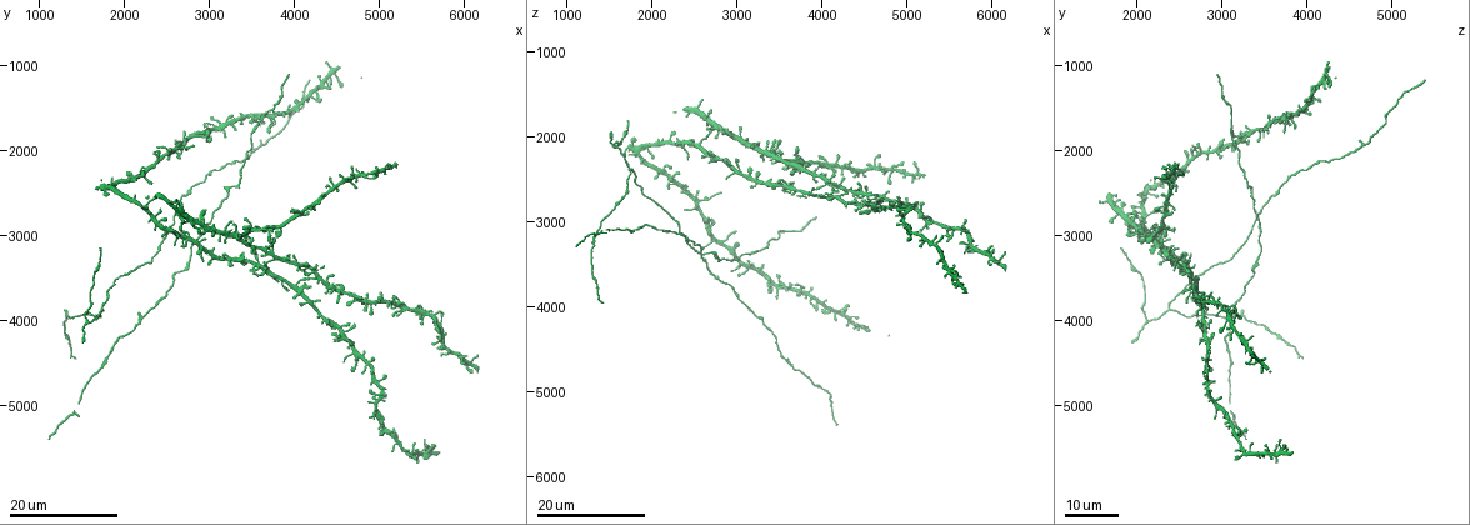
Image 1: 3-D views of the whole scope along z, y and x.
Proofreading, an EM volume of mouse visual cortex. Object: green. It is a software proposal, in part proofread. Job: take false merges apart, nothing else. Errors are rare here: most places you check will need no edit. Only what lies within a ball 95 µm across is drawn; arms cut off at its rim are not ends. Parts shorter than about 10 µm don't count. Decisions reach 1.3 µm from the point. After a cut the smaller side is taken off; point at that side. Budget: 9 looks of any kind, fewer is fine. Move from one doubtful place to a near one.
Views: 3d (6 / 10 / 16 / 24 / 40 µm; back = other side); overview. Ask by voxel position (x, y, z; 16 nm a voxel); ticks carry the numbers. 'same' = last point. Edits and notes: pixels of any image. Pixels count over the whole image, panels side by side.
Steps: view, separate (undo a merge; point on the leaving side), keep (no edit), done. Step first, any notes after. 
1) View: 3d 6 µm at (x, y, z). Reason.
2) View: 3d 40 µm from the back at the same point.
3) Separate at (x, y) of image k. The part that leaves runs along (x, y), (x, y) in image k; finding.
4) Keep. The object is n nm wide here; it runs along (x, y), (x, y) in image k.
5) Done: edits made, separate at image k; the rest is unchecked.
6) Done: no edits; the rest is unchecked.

View: 3d 16 µm at (3700, 3150, 2300). Thin arm on a thick one.

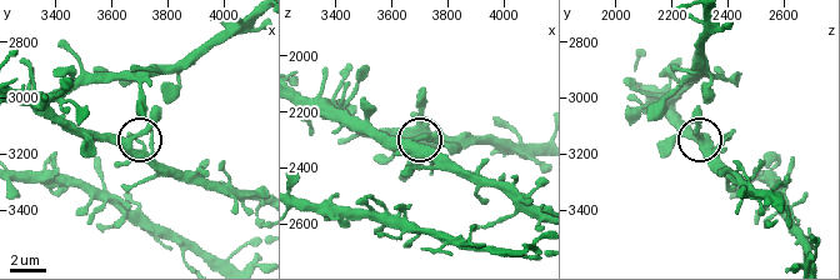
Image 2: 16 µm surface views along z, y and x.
View: 3d 6 µm at (3670, 3150, 2300).

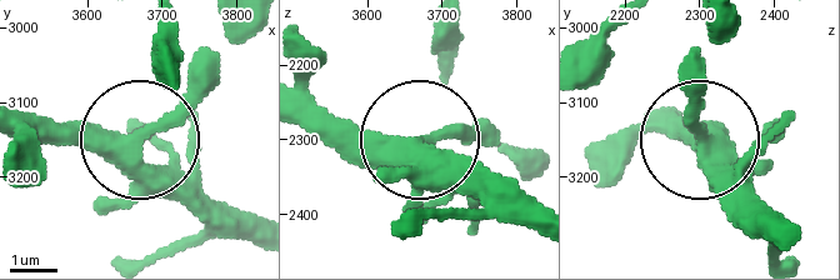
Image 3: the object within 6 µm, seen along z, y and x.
Keep. 3 arms meet here; it runs along (793, 231), (696, 128), (689, 60) in image 3; continuous, no second neuron.

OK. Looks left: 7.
View: 3d 16 µm at (2750, 3400, 3350).

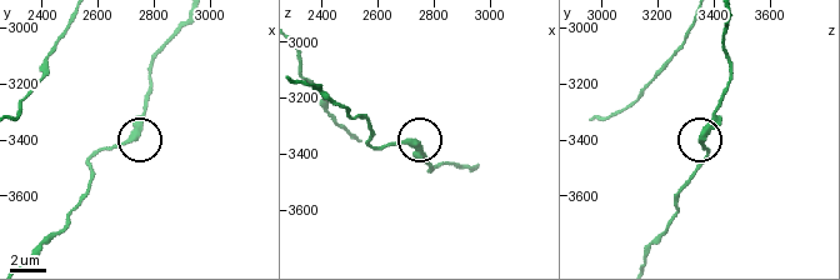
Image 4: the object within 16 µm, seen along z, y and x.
View: 3d 6 µm at (2720, 3390, 3360).

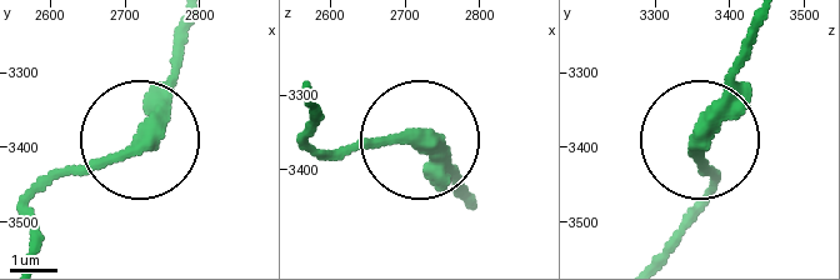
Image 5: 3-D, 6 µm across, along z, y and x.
Keep. It runs along (466, 205), (423, 141), (306, 150) in image 5; continuous, no second neuron.

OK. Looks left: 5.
View: 3d 24 µm at (2250, 2250, 2500). Side arm on a straight run.

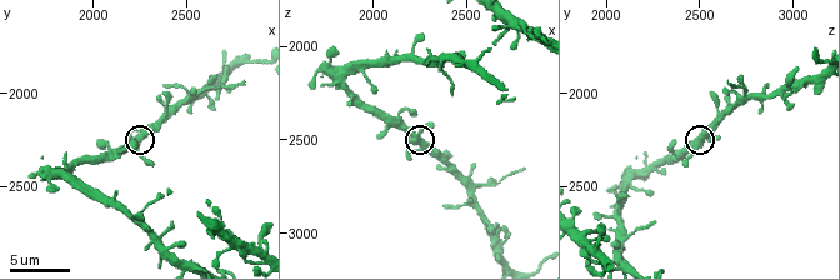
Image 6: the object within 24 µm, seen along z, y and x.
View: 3d 10 µm at (2280, 2220, 2520).

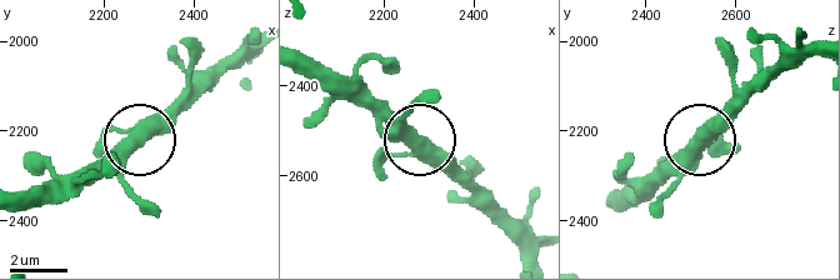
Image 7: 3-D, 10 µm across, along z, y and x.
View: 3d 10 µm from the back at (2285, 2220, 2520).

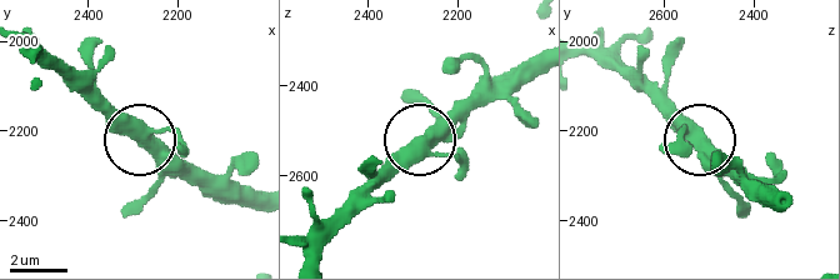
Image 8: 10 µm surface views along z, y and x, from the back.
Keep. The side arm is 111 µm long; it runs along (149, 133), (141, 138), (199, 188) in image 8; all the same neuron.

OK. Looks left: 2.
Done: no edits; the rest is unchecked.

